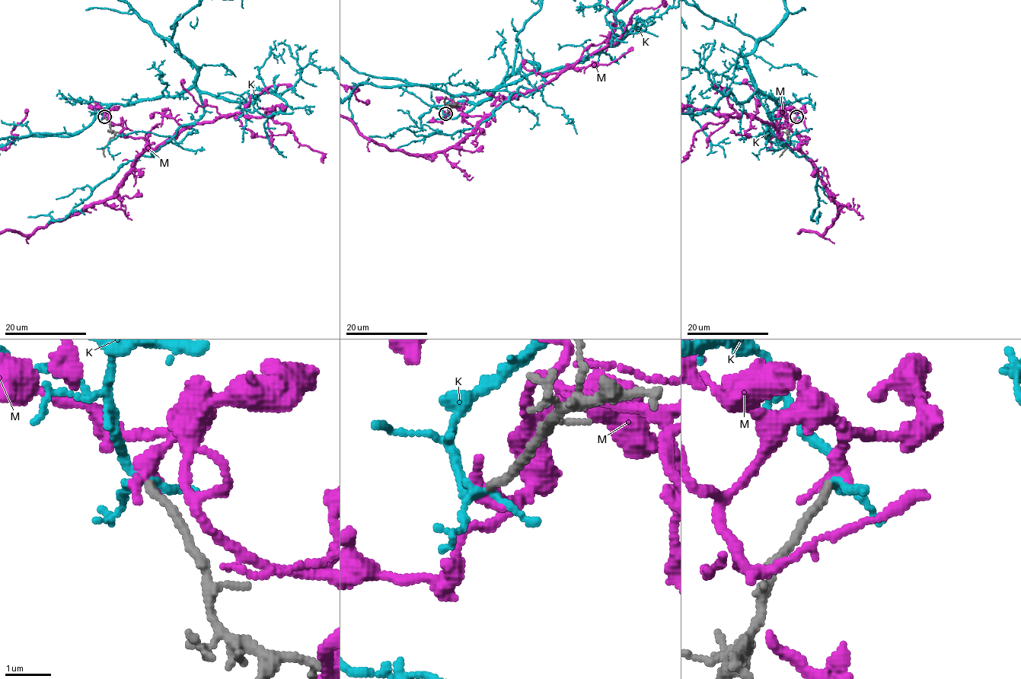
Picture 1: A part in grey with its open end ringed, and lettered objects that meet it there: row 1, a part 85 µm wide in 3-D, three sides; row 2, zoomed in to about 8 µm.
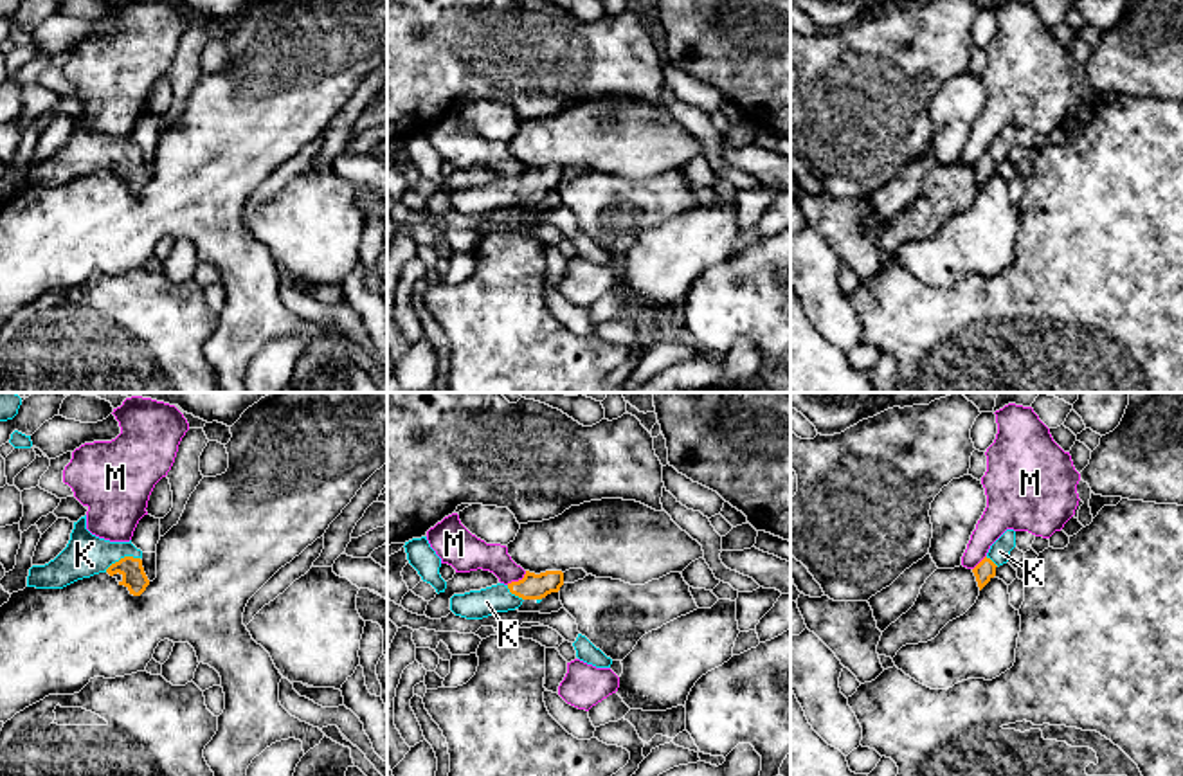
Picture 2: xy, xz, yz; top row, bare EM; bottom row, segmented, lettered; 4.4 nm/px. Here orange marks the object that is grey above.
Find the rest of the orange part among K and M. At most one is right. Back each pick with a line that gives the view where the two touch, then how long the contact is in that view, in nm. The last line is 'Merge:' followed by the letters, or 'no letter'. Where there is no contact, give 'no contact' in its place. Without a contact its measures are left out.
K: contact in xy; length 170 nm
Merge: K

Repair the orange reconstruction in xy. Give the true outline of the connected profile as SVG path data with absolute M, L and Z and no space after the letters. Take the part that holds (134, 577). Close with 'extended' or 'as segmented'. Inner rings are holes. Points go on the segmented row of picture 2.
M86 515L74 522L67 547L49 564L32 565L27 587L63 589L99 573L121 574L119 585L140 596L149 580L142 567L142 551L130 542L110 542L86 529Z; extended

